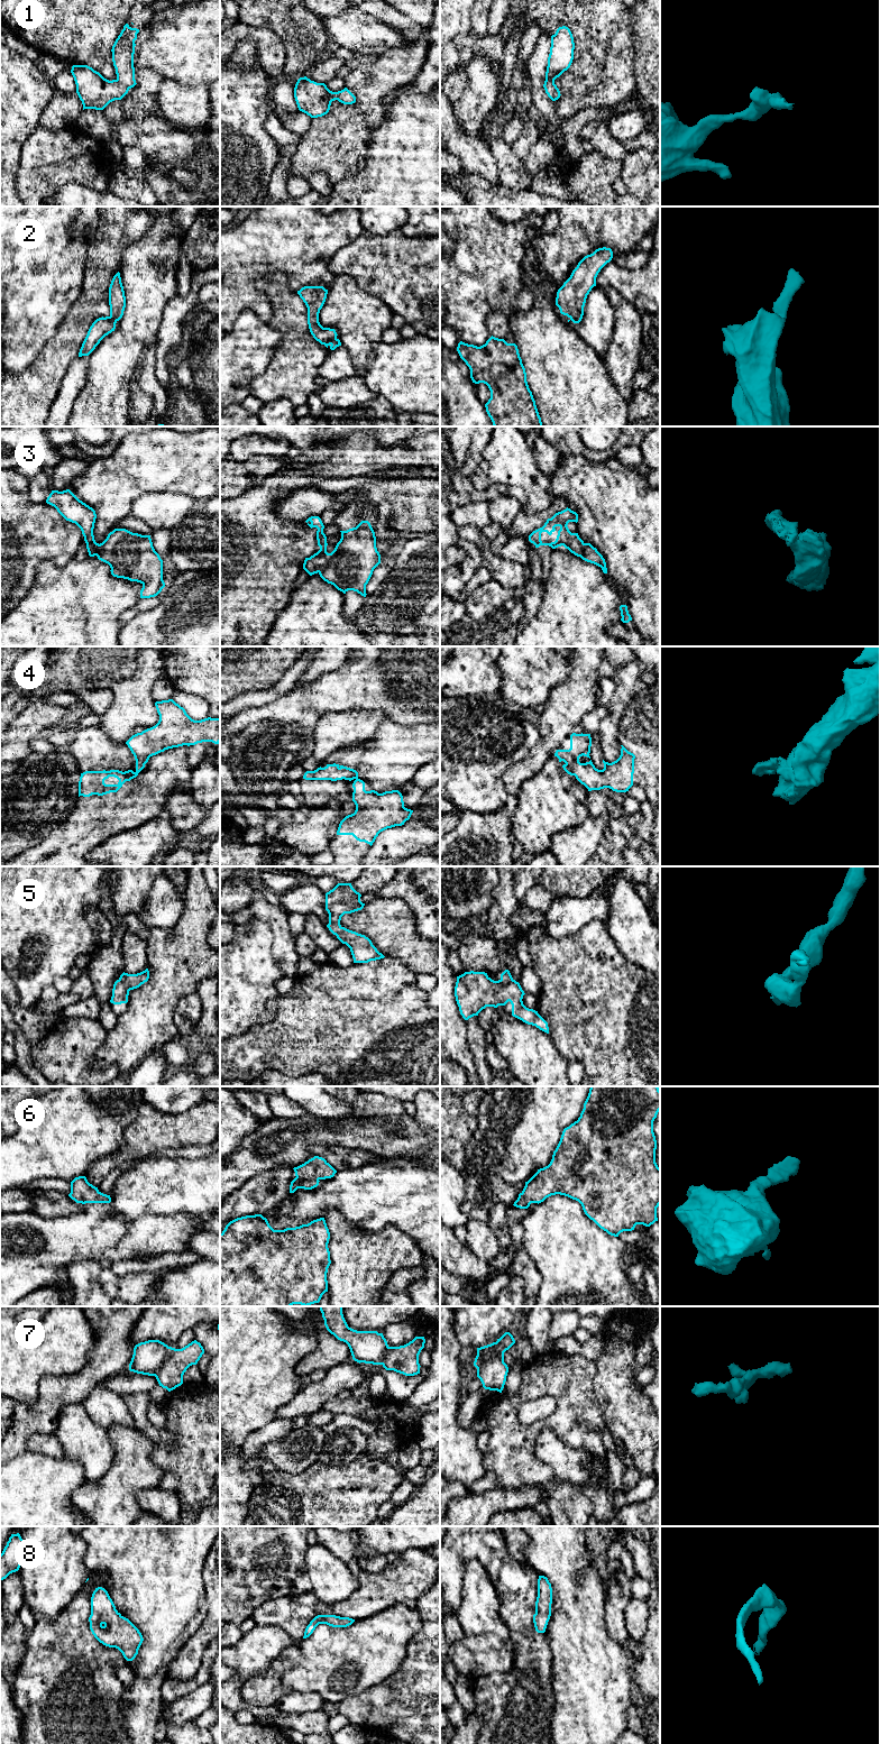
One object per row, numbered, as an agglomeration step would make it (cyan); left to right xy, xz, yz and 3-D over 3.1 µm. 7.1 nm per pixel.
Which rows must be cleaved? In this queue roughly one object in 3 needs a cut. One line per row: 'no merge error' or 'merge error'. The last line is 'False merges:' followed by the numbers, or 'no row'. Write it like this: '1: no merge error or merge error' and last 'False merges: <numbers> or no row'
1: no merge error
2: no merge error
3: merge error
4: merge error
5: no merge error
6: no merge error
7: no merge error
8: no merge error
False merges: 3, 4

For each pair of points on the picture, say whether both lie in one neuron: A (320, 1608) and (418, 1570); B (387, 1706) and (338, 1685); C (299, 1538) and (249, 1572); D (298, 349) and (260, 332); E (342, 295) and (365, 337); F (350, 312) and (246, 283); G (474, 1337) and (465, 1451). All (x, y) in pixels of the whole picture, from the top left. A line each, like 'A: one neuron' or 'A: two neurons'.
A: one neuron
B: two neurons
C: one neuron
D: two neurons
E: one neuron
F: two neurons
G: two neurons

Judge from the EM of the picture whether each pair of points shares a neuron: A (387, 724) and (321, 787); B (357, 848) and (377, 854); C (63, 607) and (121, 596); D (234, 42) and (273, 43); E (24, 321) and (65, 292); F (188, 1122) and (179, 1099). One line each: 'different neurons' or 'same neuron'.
A: same neuron
B: different neurons
C: same neuron
D: same neuron
E: same neuron
F: different neurons

